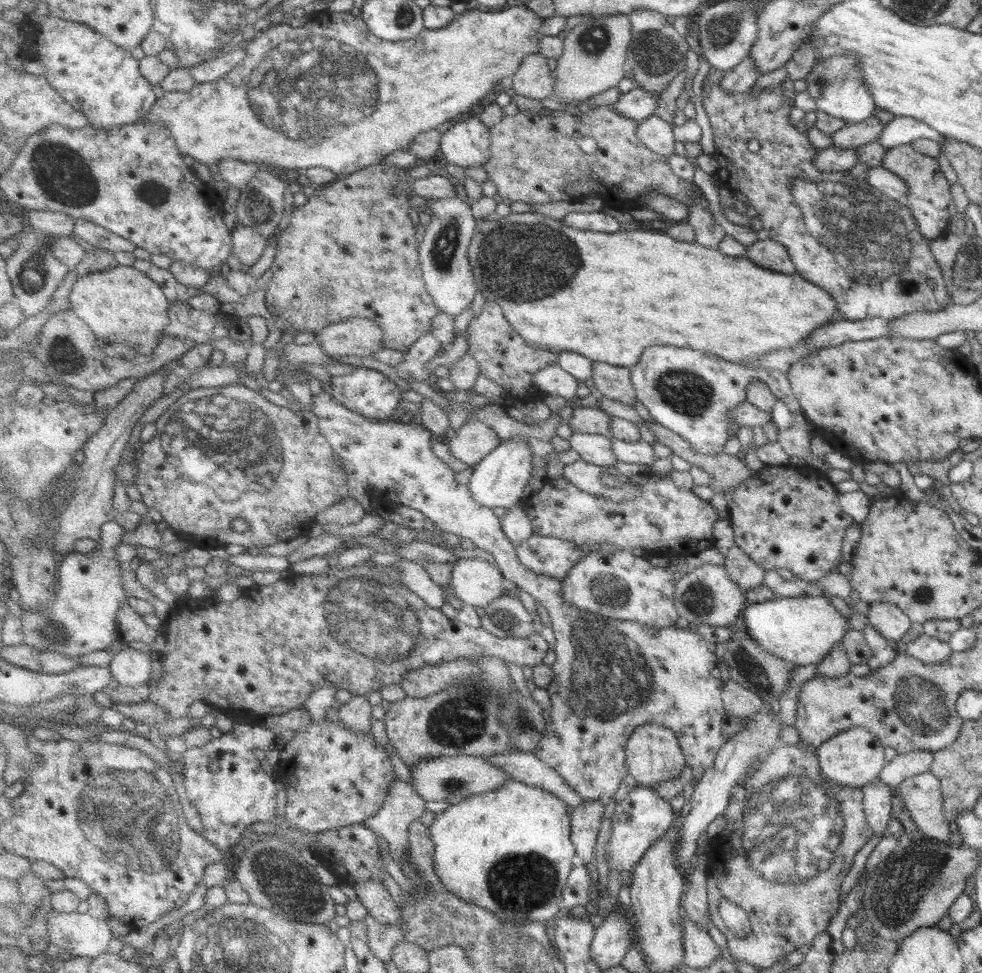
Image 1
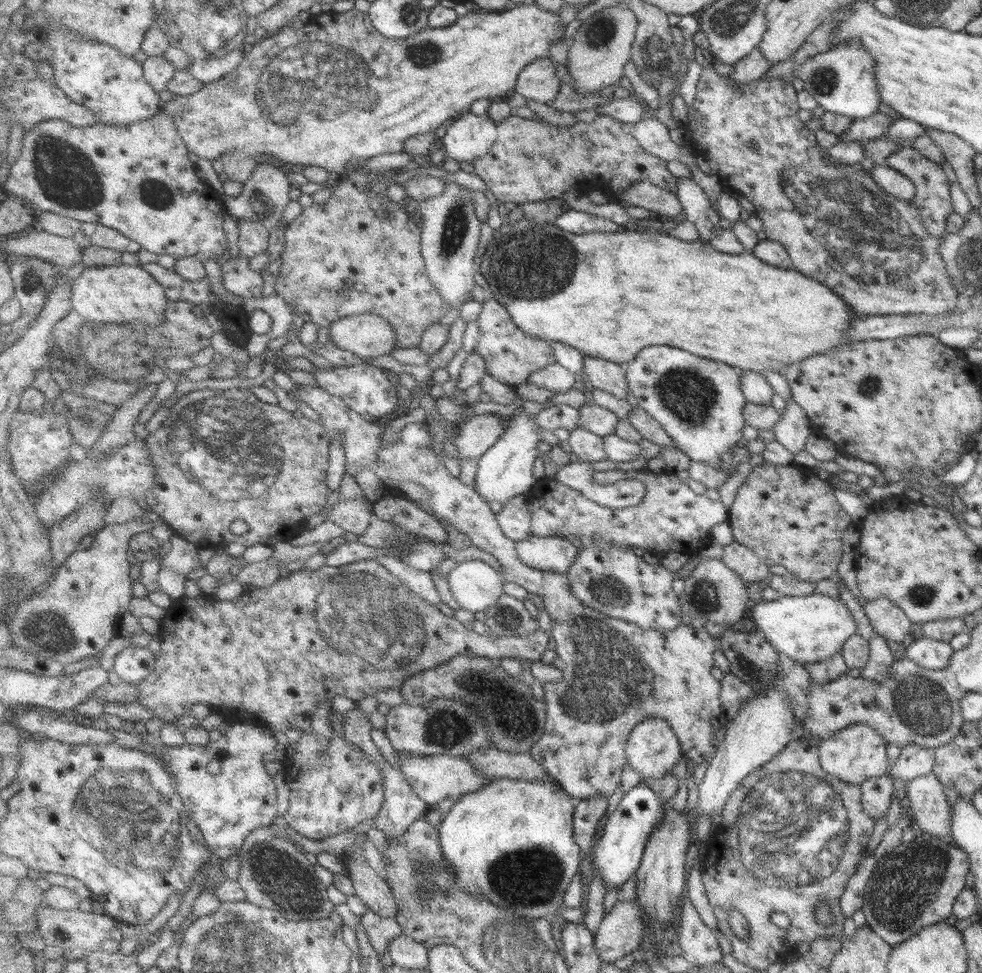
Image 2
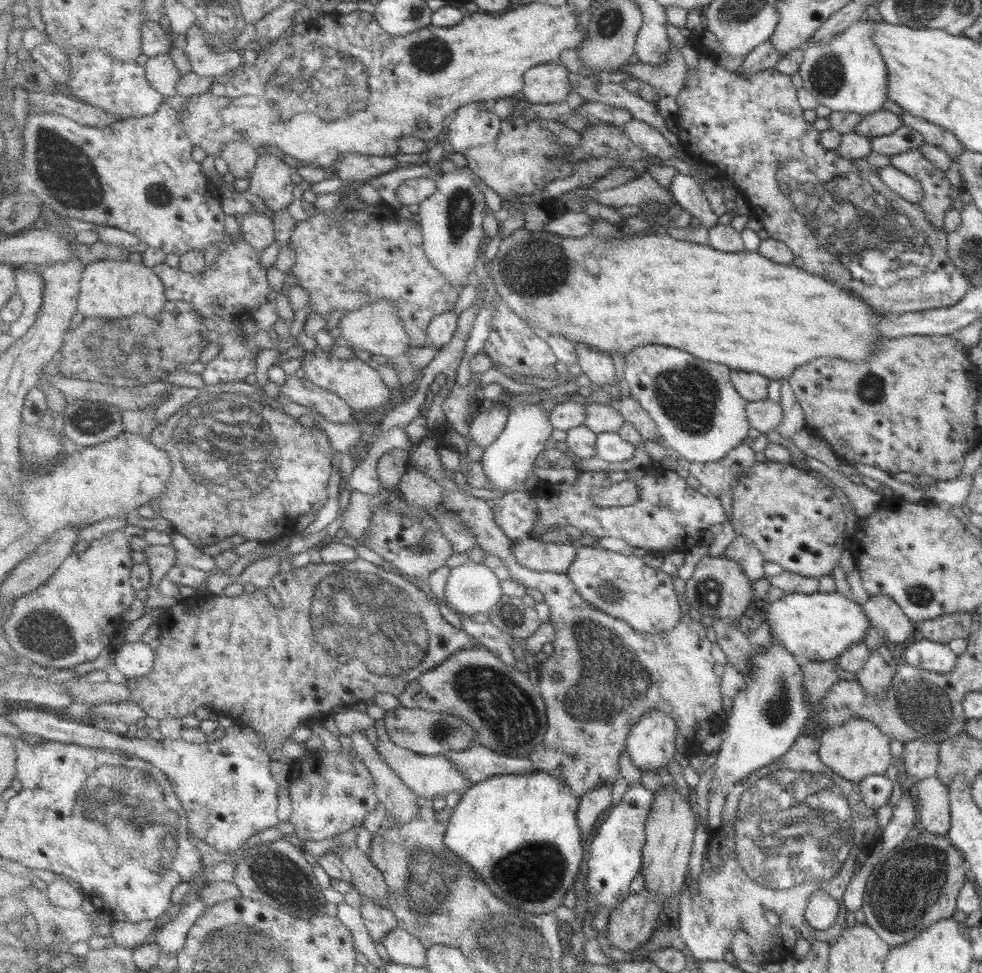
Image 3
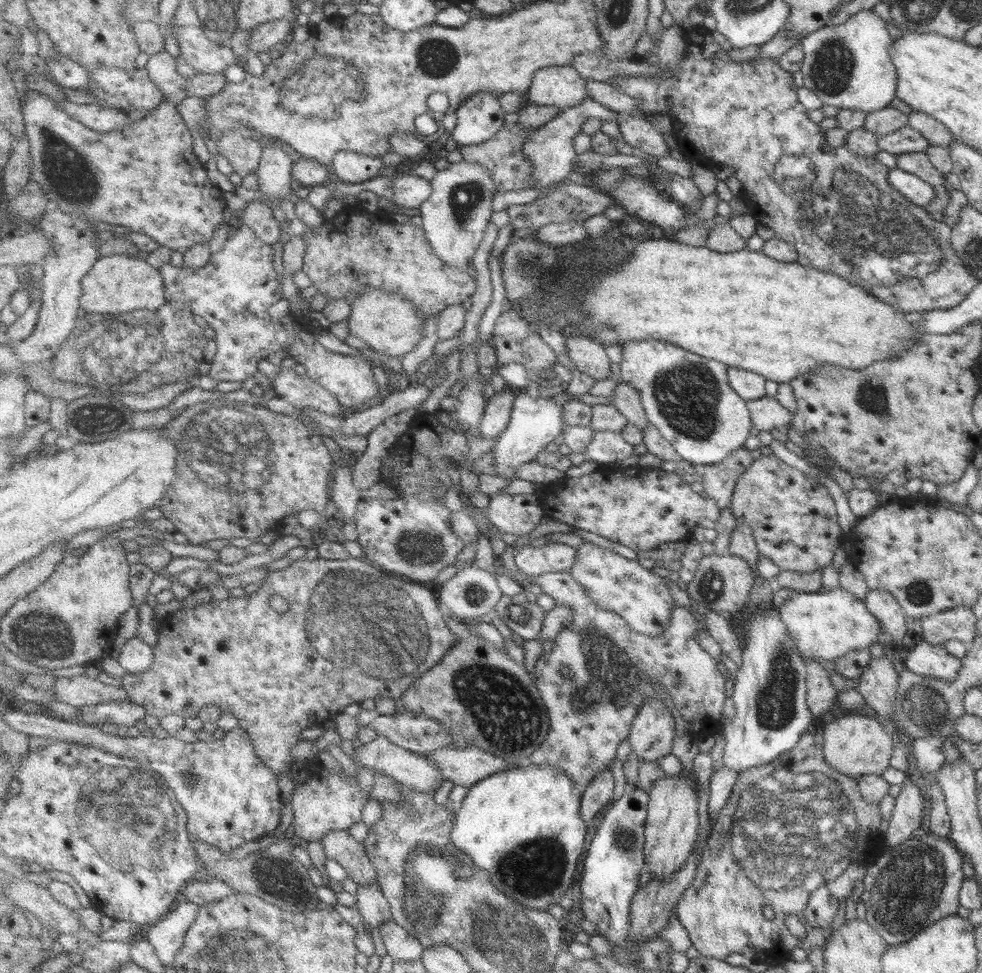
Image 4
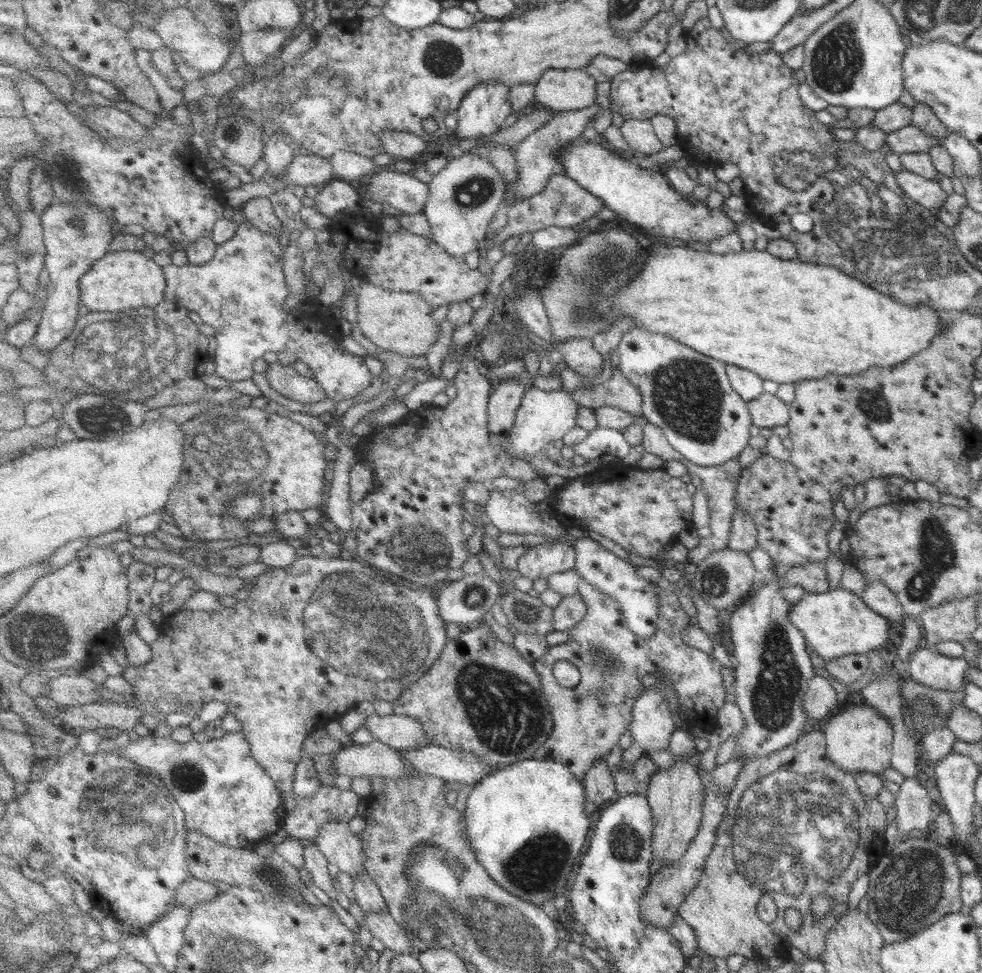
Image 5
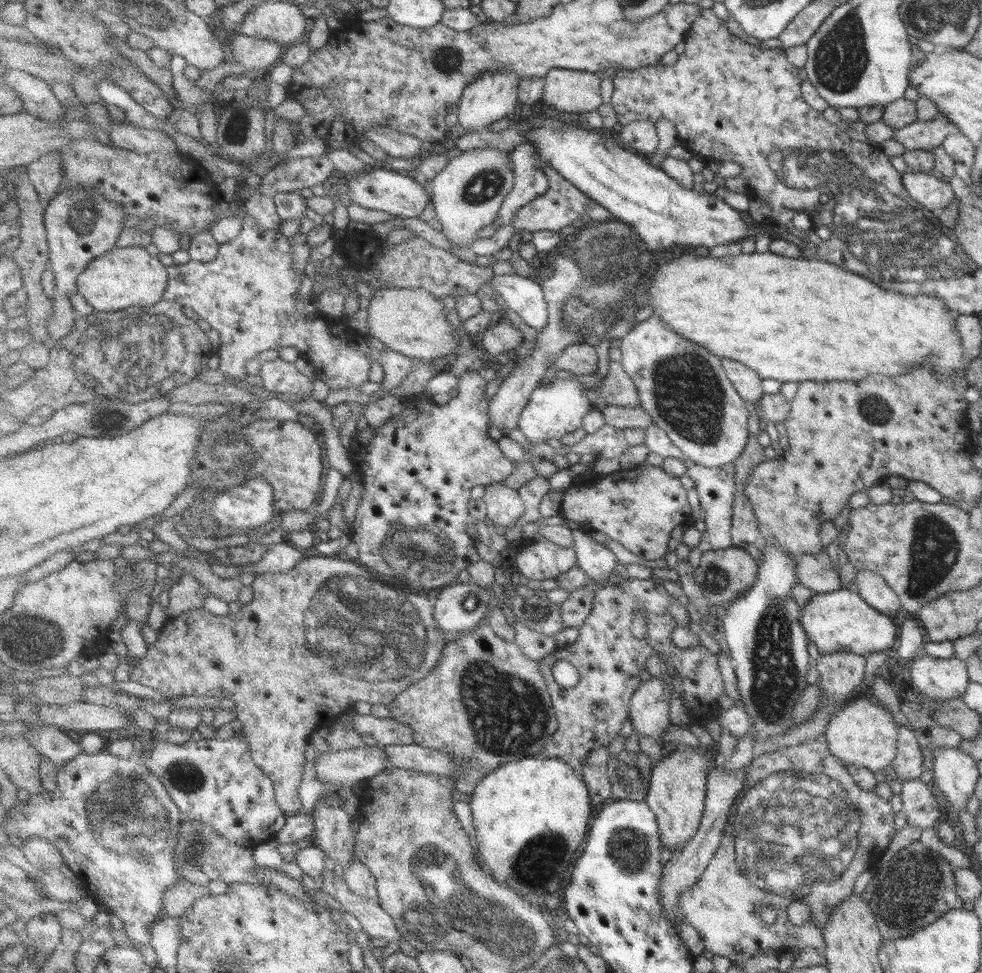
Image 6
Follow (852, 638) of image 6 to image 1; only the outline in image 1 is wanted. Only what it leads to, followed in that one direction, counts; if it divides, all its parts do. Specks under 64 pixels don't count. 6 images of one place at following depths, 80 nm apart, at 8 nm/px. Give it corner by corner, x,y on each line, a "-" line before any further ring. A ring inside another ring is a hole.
821,596
781,597
762,604
749,602
740,615
740,627
746,630
747,638
762,650
769,651
774,658
791,662
794,666
818,665
850,630
849,622
831,603
828,597

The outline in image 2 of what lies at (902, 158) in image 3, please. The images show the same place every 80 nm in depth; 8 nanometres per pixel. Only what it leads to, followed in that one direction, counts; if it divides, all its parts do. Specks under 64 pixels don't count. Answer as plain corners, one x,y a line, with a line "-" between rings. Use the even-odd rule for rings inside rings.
910,146
898,149
896,153
886,159
885,164
889,168
892,168
892,170
896,170
896,172
902,174
902,176
906,176
912,182
916,195
914,195
911,203
912,205
916,205
925,229
931,235
943,237
944,232
946,232
946,218
954,212
954,209
950,194
951,183
945,176
941,166
931,162

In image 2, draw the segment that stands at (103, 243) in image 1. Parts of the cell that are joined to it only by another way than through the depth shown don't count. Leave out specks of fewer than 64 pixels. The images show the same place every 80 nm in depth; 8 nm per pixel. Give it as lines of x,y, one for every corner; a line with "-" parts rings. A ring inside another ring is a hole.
83,222
82,232
89,238
91,244
99,247
110,247
118,252
137,253
143,246
137,240
126,236
117,228
110,228
97,222

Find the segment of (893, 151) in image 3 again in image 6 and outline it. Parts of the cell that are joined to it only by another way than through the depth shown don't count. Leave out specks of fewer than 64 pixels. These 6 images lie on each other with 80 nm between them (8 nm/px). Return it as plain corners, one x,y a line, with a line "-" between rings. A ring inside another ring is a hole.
938,114
930,122
914,122
894,132
894,141
904,146
906,151
924,150
930,151
942,145
949,132
955,131
948,118

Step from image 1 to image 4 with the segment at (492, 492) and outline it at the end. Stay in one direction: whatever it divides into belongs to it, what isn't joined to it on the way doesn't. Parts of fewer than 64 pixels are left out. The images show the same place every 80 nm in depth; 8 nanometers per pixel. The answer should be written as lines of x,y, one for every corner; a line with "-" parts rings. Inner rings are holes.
521,391
516,398
510,428
501,436
493,449
497,458
497,474
507,479
518,478
519,468
534,462
558,436
565,434
565,411
554,398
532,398

